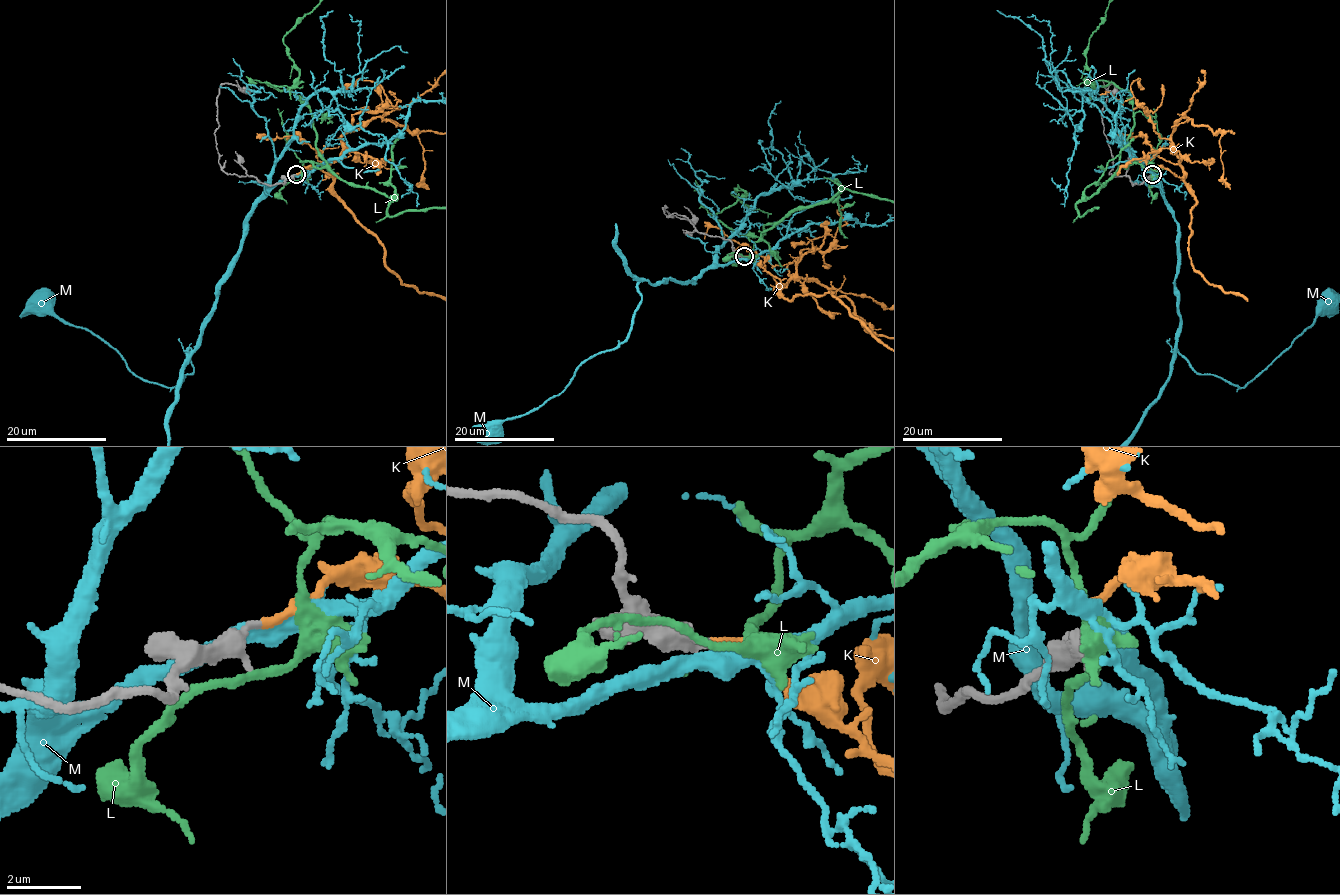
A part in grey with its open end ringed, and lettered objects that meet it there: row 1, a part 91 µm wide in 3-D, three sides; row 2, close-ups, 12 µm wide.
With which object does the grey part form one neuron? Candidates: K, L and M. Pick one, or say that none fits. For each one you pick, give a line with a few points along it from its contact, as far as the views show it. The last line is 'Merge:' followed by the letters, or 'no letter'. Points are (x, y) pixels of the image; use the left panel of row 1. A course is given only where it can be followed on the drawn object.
Merge: K

